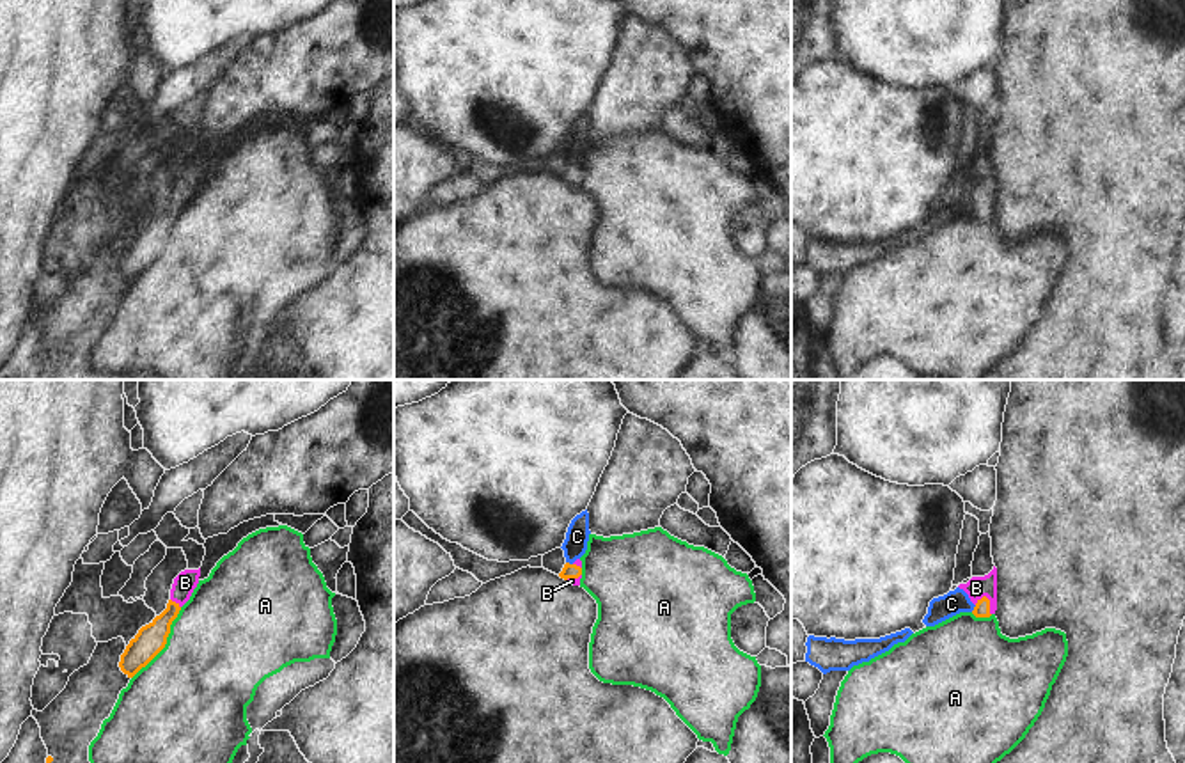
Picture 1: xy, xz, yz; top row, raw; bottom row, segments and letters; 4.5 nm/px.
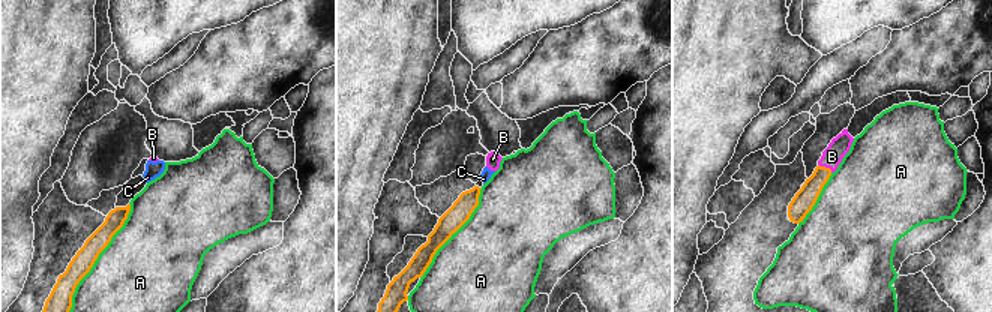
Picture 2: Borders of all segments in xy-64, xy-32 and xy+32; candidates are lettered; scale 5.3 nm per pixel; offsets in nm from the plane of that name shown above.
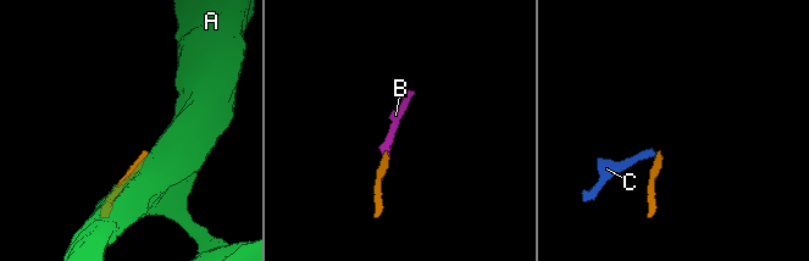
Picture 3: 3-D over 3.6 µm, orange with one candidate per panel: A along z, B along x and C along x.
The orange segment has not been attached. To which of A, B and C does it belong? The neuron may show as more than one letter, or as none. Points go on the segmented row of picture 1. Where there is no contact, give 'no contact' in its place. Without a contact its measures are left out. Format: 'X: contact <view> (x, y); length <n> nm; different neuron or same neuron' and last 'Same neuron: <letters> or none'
A: contact xy (165, 643); length 400 nm; different neuron
B: contact yz (988, 605); length 100 nm; same neuron
C: contact xz (568, 563); length 40 nm; different neuron
Same neuron: B

